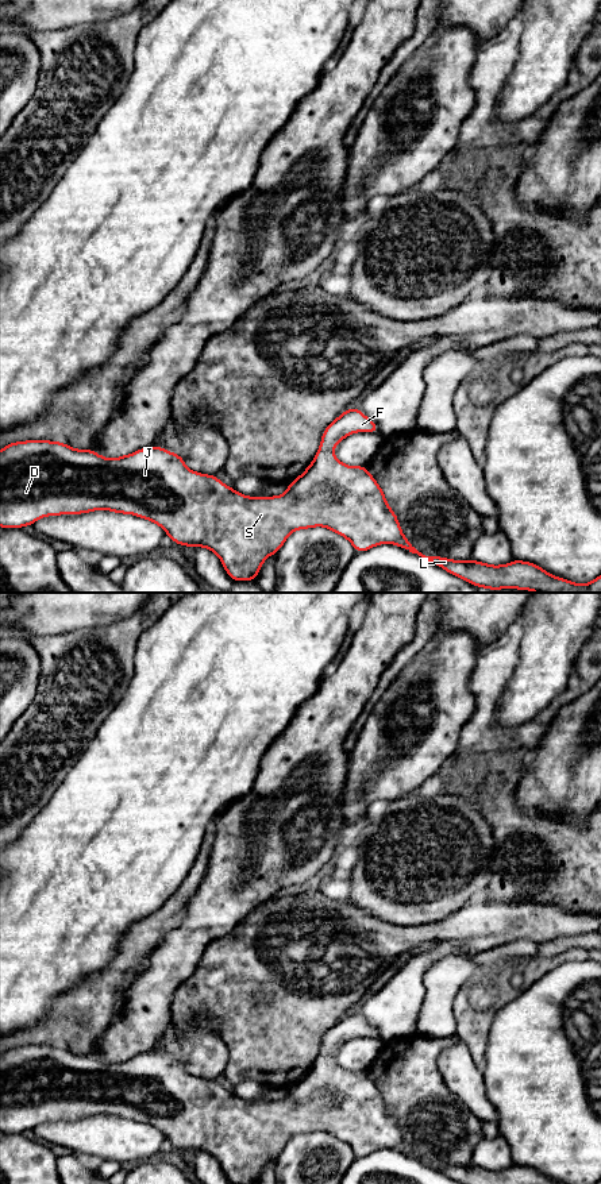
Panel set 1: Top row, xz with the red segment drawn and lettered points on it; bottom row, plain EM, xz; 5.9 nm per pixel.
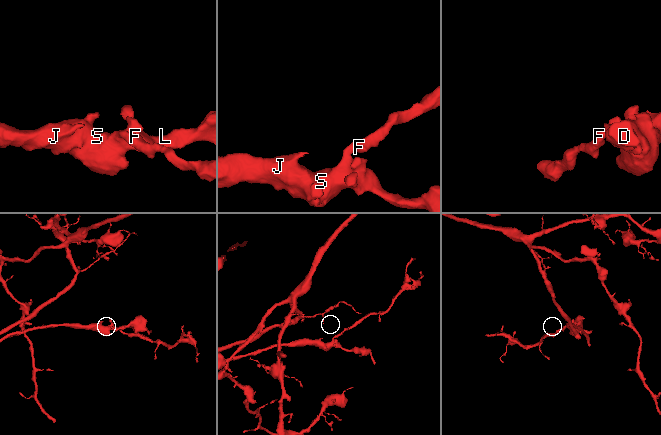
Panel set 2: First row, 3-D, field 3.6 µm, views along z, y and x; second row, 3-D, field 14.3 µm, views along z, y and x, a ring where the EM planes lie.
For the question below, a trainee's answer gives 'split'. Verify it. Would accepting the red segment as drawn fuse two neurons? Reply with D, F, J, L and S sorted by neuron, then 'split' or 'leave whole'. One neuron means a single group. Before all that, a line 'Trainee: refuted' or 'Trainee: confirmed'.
Trainee: refuted
D F J L S; leave whole

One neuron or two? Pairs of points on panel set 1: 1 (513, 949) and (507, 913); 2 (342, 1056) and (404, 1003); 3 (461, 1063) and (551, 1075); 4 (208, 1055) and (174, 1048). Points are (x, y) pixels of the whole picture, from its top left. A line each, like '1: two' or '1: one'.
1: two
2: two
3: two
4: one

